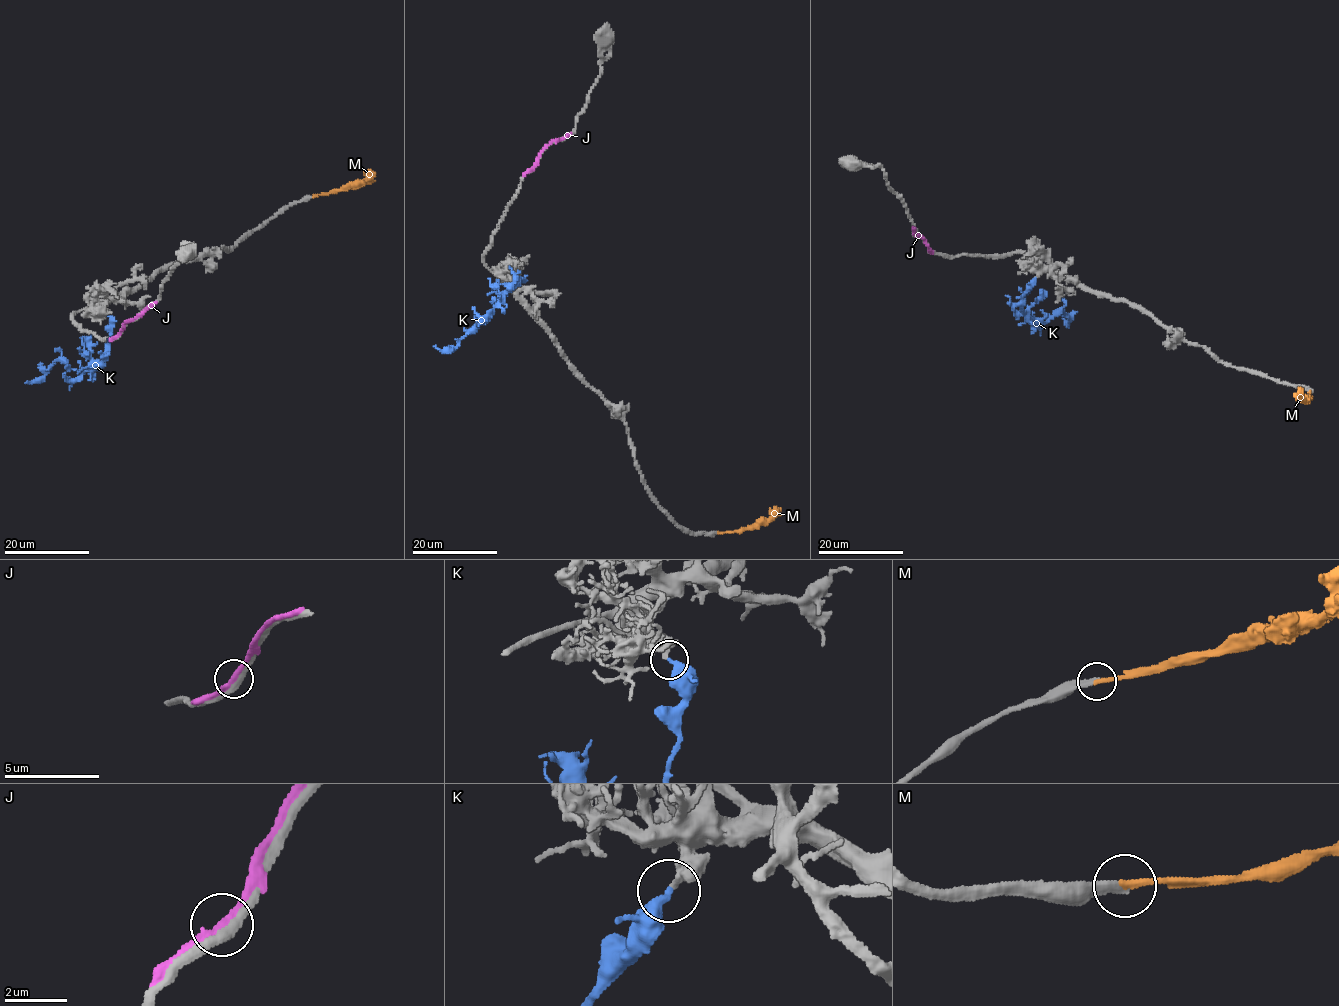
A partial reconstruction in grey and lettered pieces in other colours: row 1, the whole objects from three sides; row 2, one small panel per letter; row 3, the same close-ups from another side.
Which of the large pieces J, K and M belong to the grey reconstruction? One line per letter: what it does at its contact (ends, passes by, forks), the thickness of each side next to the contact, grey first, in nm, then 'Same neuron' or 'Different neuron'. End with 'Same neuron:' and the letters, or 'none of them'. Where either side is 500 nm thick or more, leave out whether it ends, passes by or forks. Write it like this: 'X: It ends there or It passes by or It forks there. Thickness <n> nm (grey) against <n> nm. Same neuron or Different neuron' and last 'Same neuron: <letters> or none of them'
J: It passes by. Thickness 280 nm (grey) against 280 nm. Different neuron
K: It ends there. Thickness 400 nm (grey) against 400 nm. Different neuron
M: It ends there. Thickness 280 nm (grey) against 240 nm. Same neuron
Same neuron: M

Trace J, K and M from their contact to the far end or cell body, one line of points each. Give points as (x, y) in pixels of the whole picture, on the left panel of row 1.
J: (118, 334), (124, 323), (139, 316), (157, 301)
K: (109, 316), (106, 352), (93, 367), (78, 371), (55, 361), (40, 377), (25, 382)
M: (315, 196), (353, 186), (367, 178), (367, 172), (371, 170)

